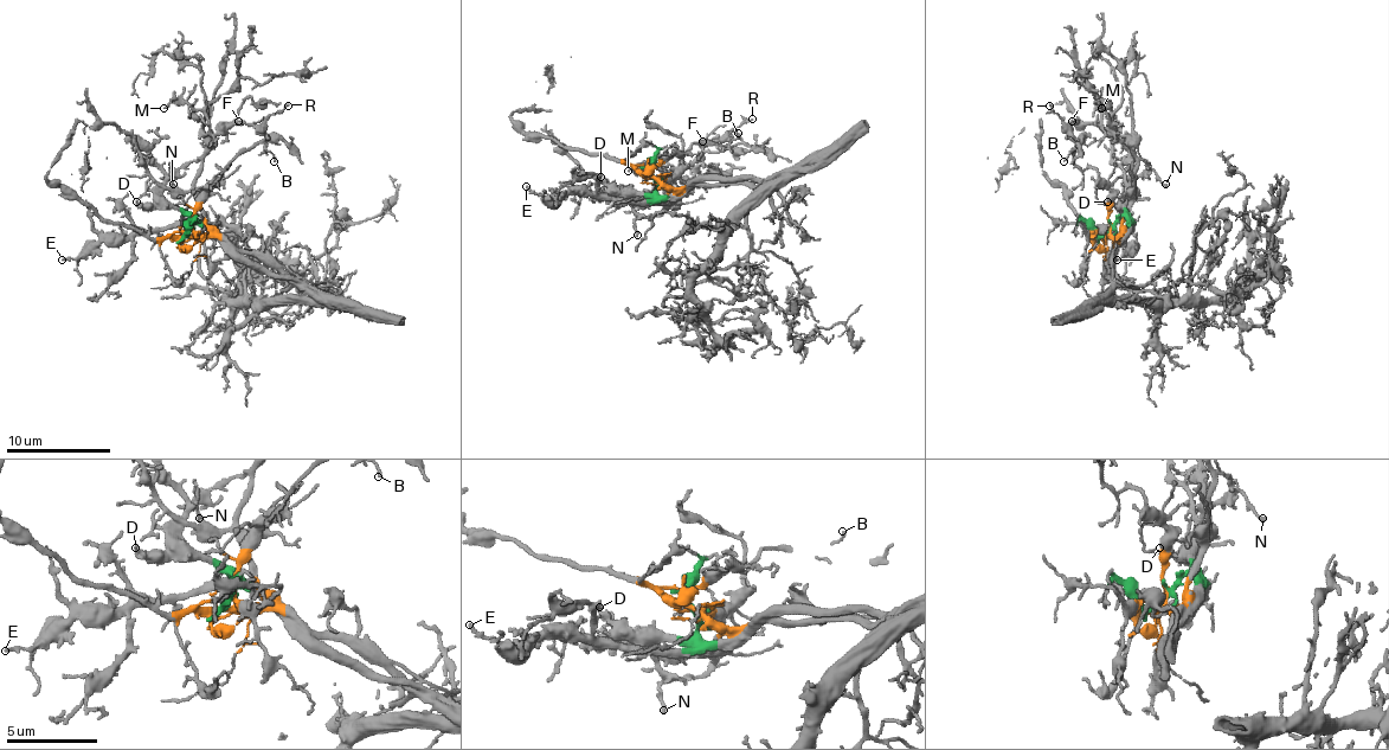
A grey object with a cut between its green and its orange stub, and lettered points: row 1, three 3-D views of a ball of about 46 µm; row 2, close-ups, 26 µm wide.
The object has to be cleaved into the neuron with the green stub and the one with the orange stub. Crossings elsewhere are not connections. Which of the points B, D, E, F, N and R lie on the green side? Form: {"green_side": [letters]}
{"green_side": ["D", "E", "N"]}

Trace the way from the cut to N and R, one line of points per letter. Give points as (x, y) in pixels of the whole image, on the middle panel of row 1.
N: (653, 175), (655, 188), (627, 199), (637, 219), (637, 235)
R: (653, 175), (655, 180), (676, 178), (687, 167), (687, 152), (694, 145), (726, 145), (728, 134), (752, 119)

